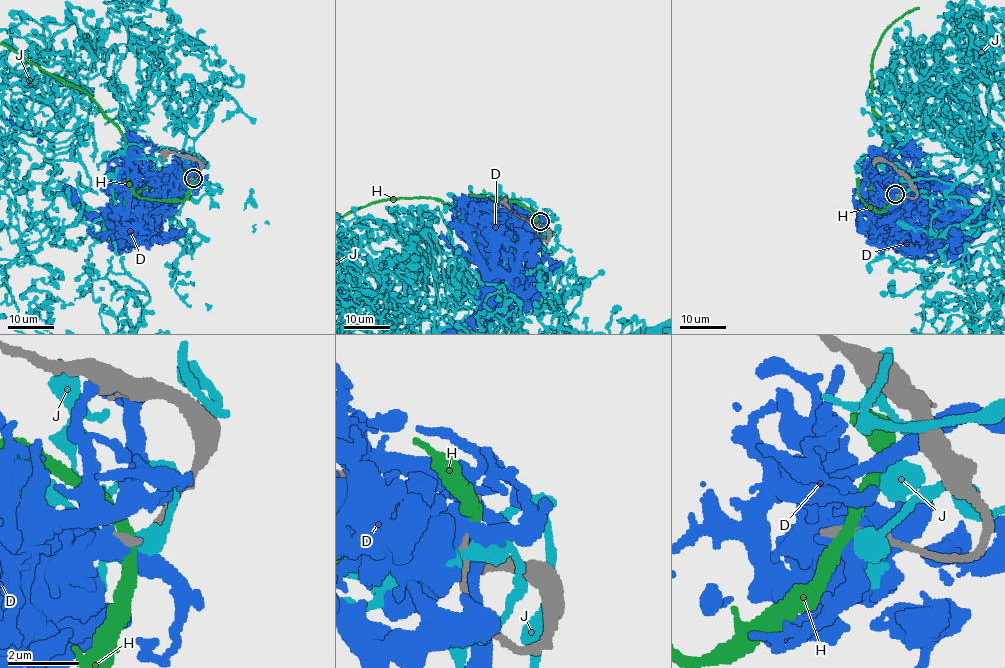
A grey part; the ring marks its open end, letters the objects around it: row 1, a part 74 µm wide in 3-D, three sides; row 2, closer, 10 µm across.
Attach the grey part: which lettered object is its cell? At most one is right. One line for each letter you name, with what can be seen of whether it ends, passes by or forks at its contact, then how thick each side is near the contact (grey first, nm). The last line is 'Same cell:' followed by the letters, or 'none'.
Same cell: none

